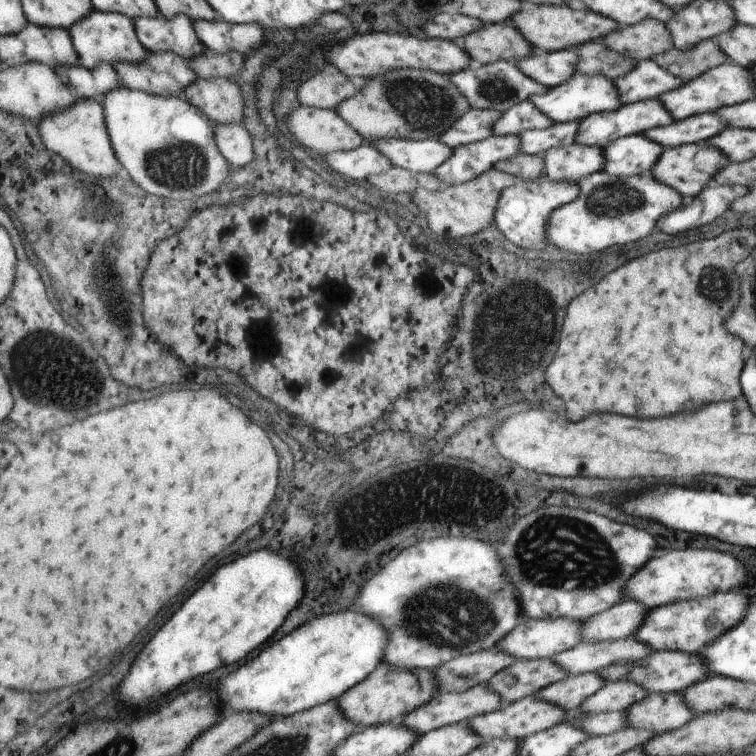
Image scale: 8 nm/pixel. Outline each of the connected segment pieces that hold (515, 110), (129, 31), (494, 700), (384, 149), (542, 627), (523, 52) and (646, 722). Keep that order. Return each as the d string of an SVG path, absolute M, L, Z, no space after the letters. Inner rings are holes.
M530 100L520 102L502 113L502 118L494 124L494 135L514 136L528 130L542 130L552 126L552 120L540 112Z
M96 9L88 18L80 20L70 32L80 54L80 65L90 70L96 70L104 62L113 65L118 62L142 64L148 58L148 48L140 40L137 22L124 14L112 14Z
M486 684L477 685L475 688L470 688L464 693L448 693L442 691L434 695L428 703L421 705L413 712L405 715L399 723L399 726L413 731L418 735L424 735L429 731L434 731L450 724L468 722L470 719L475 719L476 716L495 712L502 706L500 698L494 692L488 691Z
M378 138L371 145L378 148L378 152L382 152L394 166L417 173L434 173L452 156L452 148L438 139Z
M524 618L519 627L504 636L496 644L496 648L516 660L550 659L556 654L574 648L581 643L581 622L564 618L539 620Z
M512 22L484 24L462 40L467 56L480 65L500 60L518 62L536 52Z
M683 692L650 693L622 712L627 721L626 727L658 735L681 728L695 716L683 702Z

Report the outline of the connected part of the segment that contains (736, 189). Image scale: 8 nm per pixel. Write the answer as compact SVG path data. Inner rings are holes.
M712 180L699 194L702 204L704 204L704 214L708 214L713 220L719 218L726 210L730 210L734 200L744 198L748 192L750 192L750 188L747 186L722 185Z

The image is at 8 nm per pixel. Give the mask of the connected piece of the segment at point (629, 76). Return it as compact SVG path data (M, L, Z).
M650 59L638 61L633 70L612 82L622 104L656 99L685 84Z

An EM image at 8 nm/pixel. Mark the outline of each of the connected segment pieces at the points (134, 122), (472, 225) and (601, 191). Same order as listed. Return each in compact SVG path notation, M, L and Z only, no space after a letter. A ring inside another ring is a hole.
M124 86L108 94L104 106L114 148L122 164L126 166L128 178L142 185L154 196L193 201L220 190L222 182L226 182L226 176L230 176L230 162L220 154L214 140L214 124L200 108L195 108L182 96L158 96Z
M494 168L464 184L447 185L438 191L420 188L411 195L413 203L427 218L432 232L436 232L437 236L442 236L442 238L464 238L464 236L478 234L480 230L494 223L500 196L517 181L518 179L510 173Z
M602 171L585 176L577 185L578 198L556 208L546 224L546 238L550 244L576 254L590 254L614 244L636 242L654 230L656 220L683 204L683 196L676 189L662 184L652 175L612 176Z

